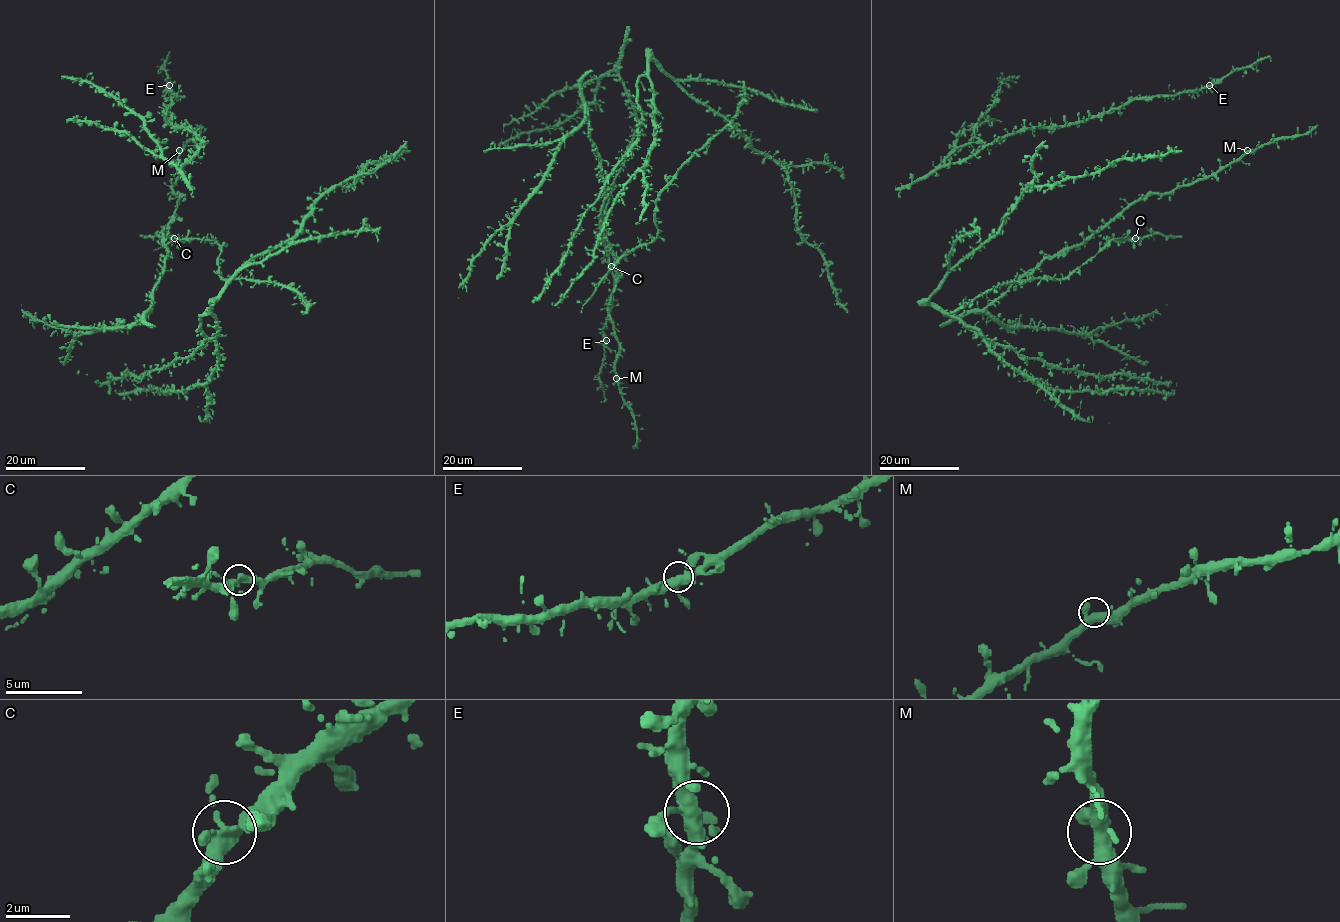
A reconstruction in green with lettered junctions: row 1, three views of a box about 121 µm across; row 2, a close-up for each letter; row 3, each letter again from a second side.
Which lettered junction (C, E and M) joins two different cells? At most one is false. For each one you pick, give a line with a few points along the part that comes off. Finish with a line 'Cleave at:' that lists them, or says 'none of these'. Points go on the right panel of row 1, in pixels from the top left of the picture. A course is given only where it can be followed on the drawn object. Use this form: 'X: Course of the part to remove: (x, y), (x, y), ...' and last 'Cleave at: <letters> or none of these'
Cleave at: none of these

